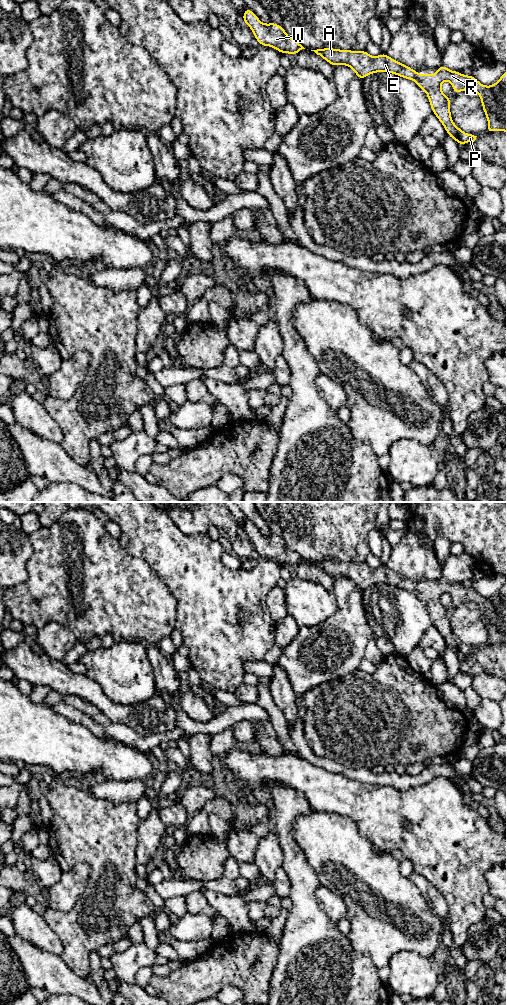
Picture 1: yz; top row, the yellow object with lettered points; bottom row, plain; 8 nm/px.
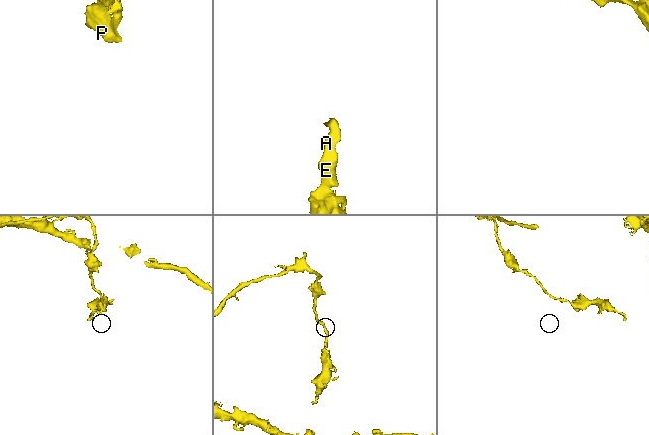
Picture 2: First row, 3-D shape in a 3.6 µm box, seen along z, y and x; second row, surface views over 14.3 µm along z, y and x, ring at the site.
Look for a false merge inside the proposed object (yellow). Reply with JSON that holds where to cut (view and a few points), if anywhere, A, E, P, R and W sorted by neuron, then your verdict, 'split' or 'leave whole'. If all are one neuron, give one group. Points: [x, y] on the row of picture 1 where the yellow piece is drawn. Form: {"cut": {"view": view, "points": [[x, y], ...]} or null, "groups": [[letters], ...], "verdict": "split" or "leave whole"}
{"cut": null, "groups": [["A", "E", "P", "R", "W"]], "verdict": "leave whole"}

